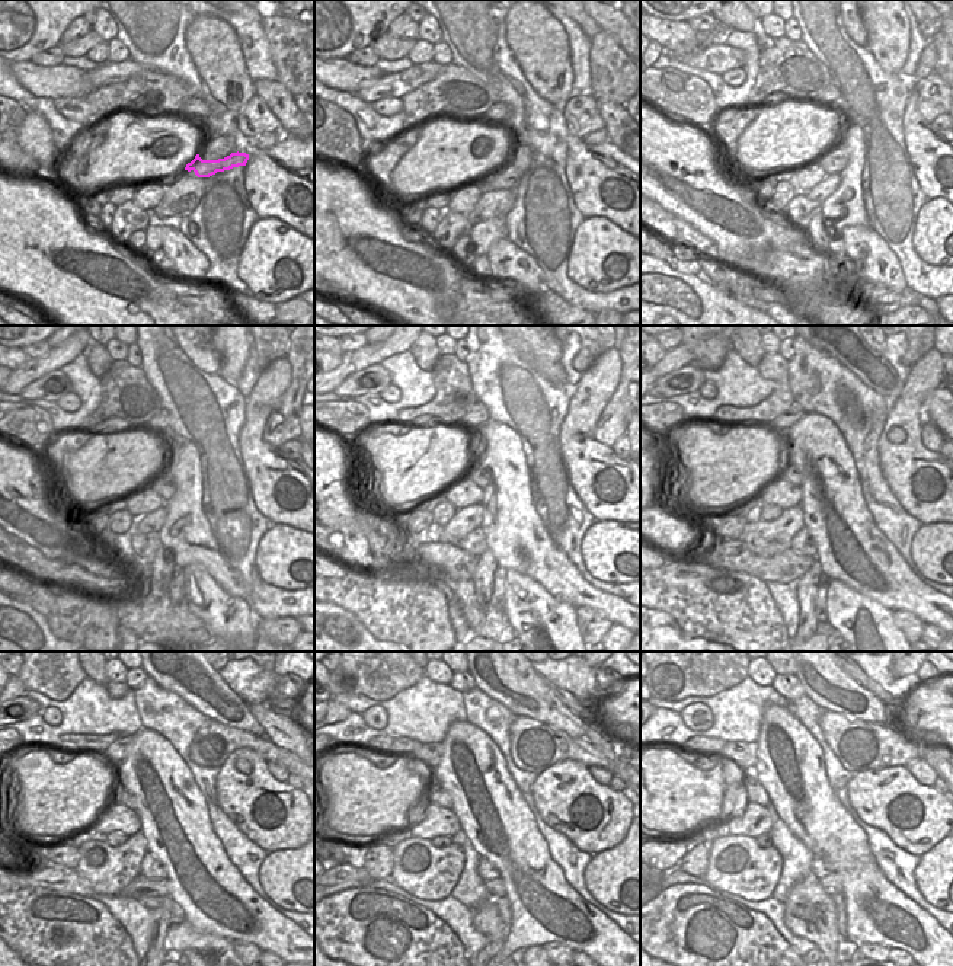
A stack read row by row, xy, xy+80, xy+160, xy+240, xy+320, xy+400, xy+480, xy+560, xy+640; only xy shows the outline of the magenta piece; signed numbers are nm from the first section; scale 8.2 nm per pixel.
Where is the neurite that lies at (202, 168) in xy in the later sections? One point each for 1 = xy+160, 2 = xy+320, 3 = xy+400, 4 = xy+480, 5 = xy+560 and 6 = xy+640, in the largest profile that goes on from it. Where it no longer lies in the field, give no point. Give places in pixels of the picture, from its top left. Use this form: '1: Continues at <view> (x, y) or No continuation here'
1: Continues at xy+160 (830, 160)
2: Continues at xy+320 (479, 476)
3: Continues at xy+400 (792, 474)
4: Continues at xy+480 (117, 796)
5: Continues at xy+560 (435, 793)
6: Continues at xy+640 (757, 793).

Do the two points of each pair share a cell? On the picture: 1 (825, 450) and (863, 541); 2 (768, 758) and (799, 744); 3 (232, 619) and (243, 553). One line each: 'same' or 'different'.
1: same
2: same
3: different

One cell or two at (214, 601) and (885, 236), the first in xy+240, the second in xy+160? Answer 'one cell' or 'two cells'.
two cells

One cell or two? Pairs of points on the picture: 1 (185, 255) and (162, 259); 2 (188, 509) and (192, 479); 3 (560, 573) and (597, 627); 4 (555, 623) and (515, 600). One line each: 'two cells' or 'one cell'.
1: two cells
2: one cell
3: two cells
4: one cell

